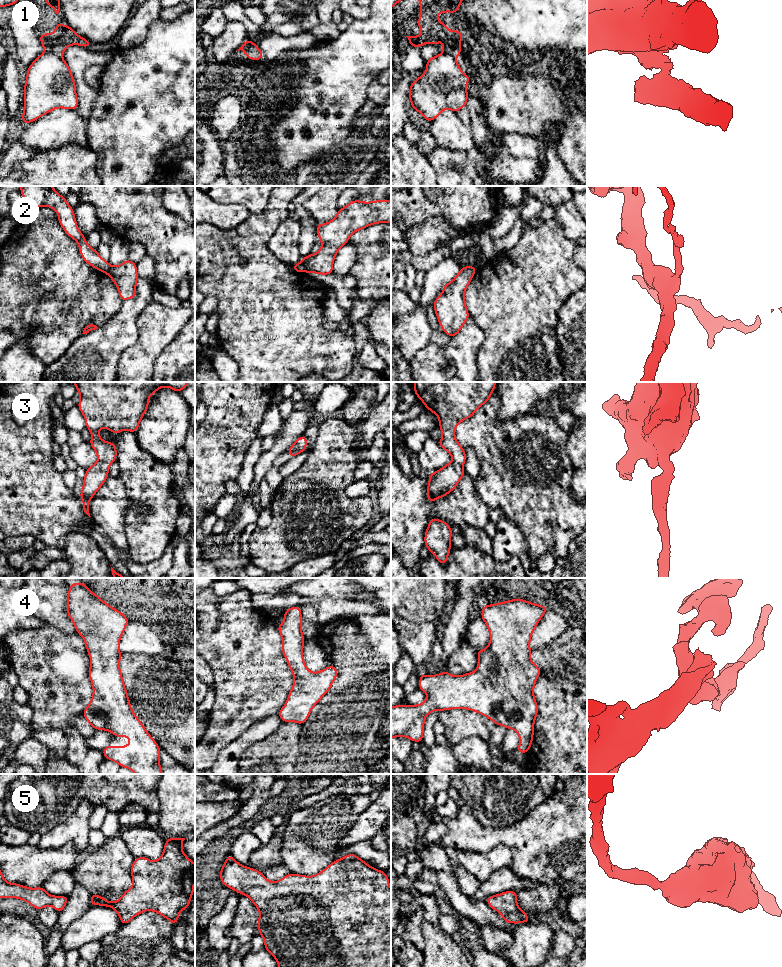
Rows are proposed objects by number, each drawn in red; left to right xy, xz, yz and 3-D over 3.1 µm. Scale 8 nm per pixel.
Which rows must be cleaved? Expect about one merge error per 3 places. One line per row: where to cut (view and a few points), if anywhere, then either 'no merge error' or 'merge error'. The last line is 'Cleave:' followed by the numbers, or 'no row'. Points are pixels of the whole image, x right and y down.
1: cut in xy along (48, 51), (59, 56); merge error
2: cut in xz along (301, 261), (306, 270); merge error
3: no cut; no merge error
4: no cut; no merge error
5: no cut; no merge error
Cleave: 1, 2

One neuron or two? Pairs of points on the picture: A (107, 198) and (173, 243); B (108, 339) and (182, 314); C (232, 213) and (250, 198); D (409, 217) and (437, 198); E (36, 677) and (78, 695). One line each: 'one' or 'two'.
A: one
B: two
C: two
D: one
E: one

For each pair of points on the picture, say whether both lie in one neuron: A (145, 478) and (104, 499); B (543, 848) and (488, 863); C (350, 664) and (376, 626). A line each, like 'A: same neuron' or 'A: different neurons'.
A: different neurons
B: different neurons
C: different neurons

